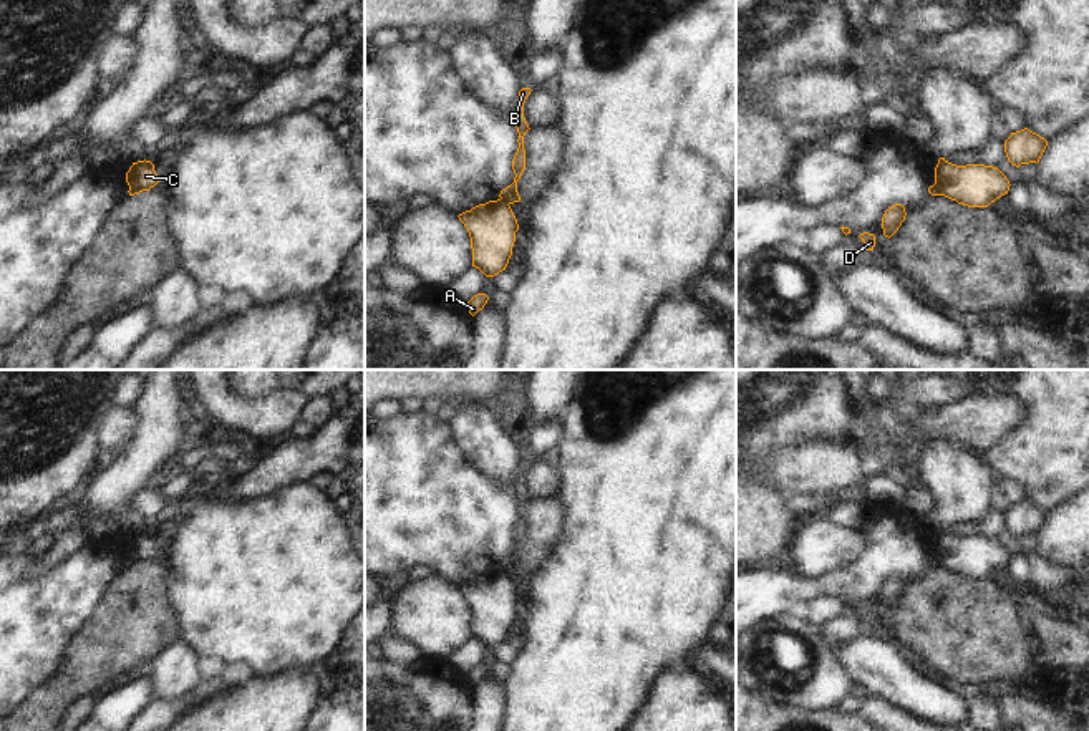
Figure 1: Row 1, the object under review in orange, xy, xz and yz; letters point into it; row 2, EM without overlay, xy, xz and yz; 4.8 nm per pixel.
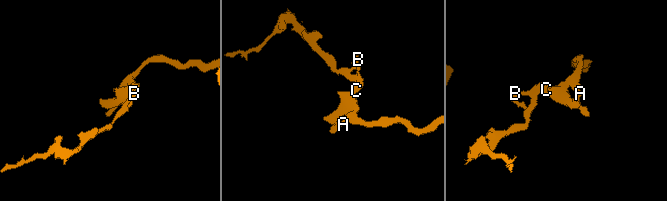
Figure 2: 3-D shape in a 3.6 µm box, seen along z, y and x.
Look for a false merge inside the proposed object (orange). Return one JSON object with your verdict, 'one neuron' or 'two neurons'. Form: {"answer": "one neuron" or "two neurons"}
{"answer": "two neurons"}

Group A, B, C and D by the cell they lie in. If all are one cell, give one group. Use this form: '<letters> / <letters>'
A / B C D

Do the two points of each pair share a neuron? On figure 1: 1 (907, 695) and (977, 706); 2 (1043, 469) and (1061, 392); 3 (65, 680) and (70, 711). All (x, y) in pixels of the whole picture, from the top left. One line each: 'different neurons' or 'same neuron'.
1: different neurons
2: same neuron
3: different neurons

